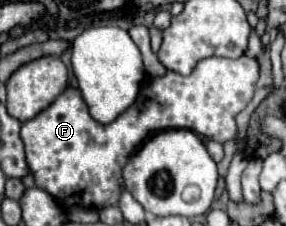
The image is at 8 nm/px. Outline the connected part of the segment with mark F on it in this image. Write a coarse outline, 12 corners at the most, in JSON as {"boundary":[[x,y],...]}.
{"boundary":[[254,58],[148,78],[106,126],[68,88],[22,124],[36,184],[64,208],[116,204],[146,136],[224,144]]}

